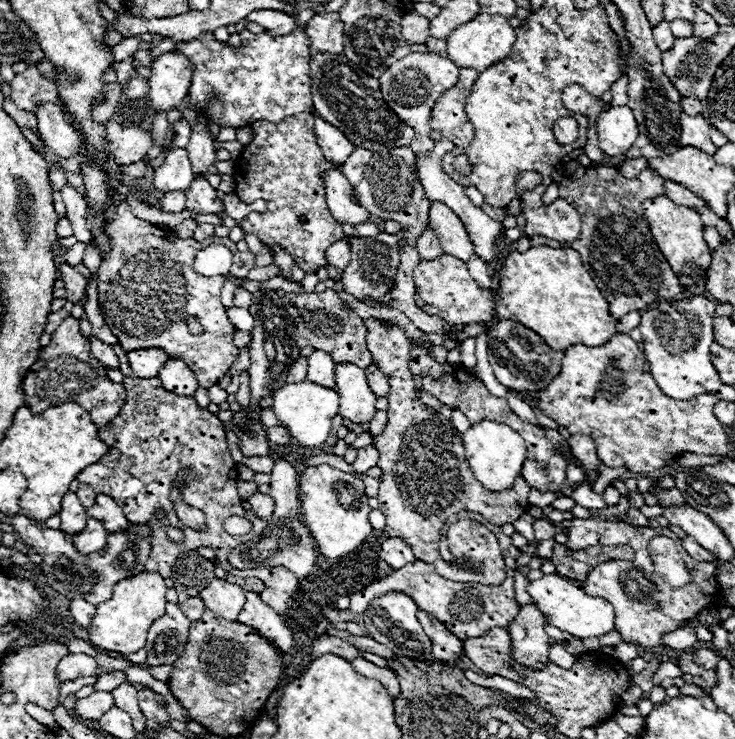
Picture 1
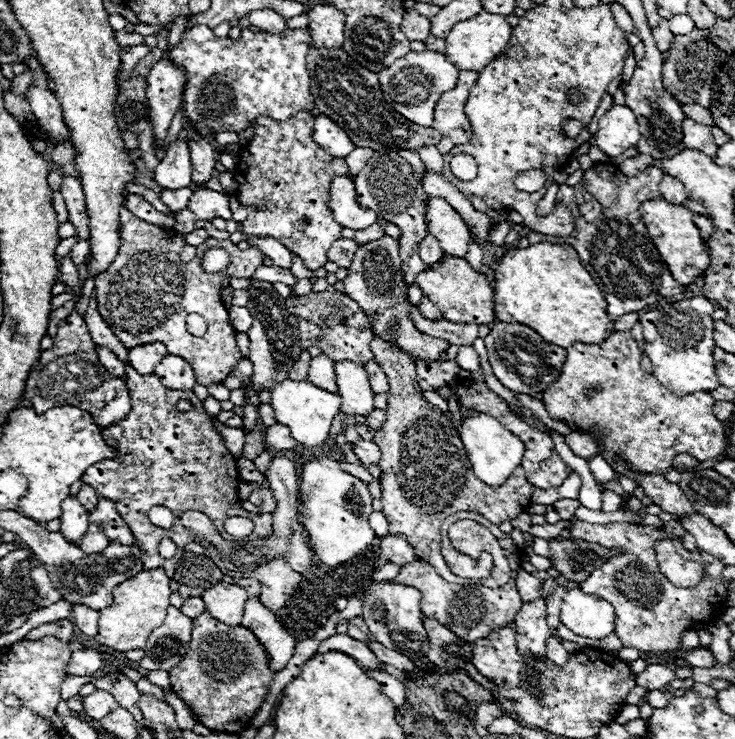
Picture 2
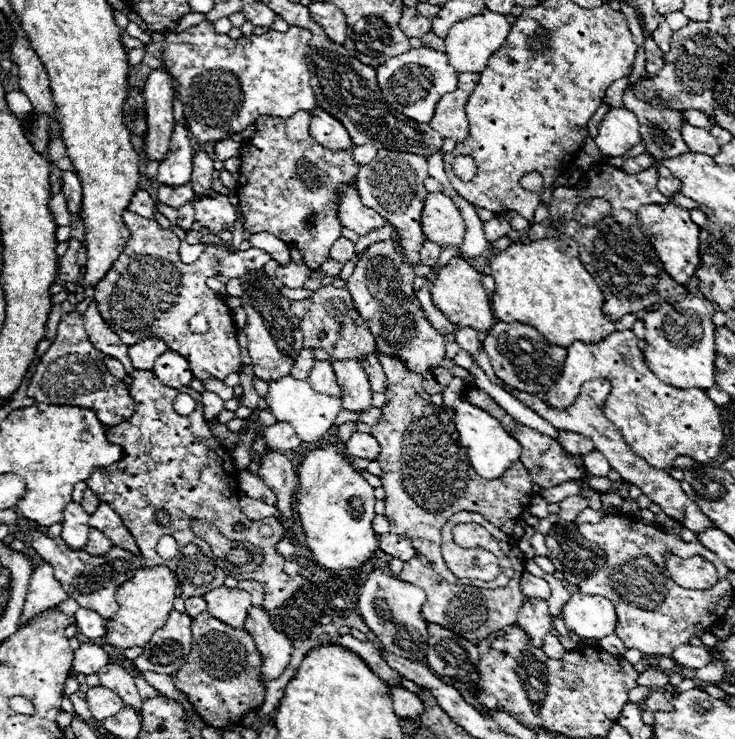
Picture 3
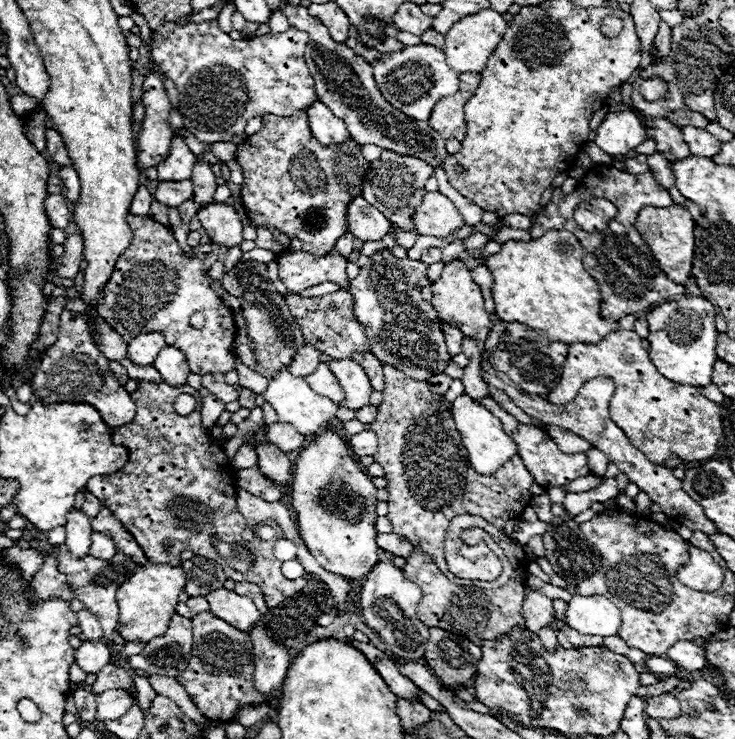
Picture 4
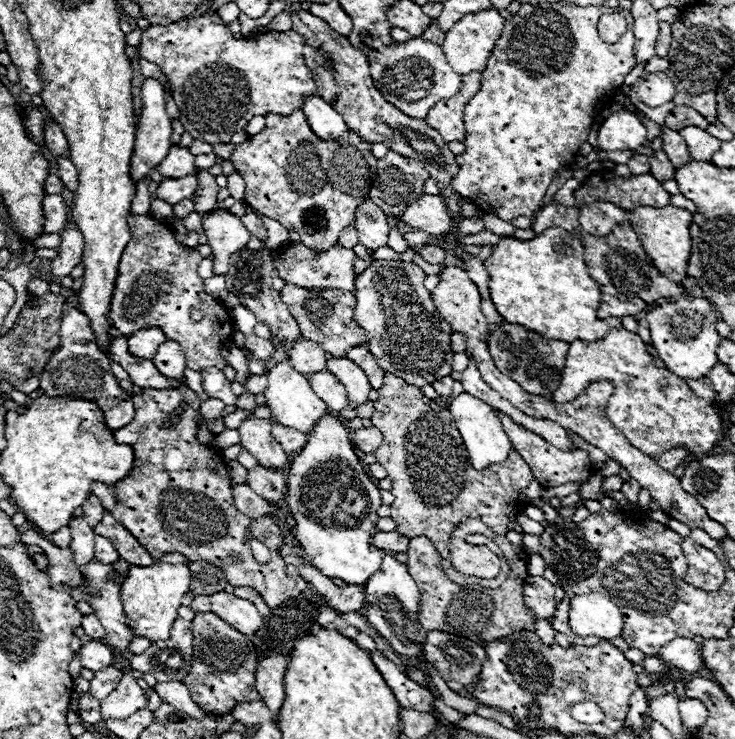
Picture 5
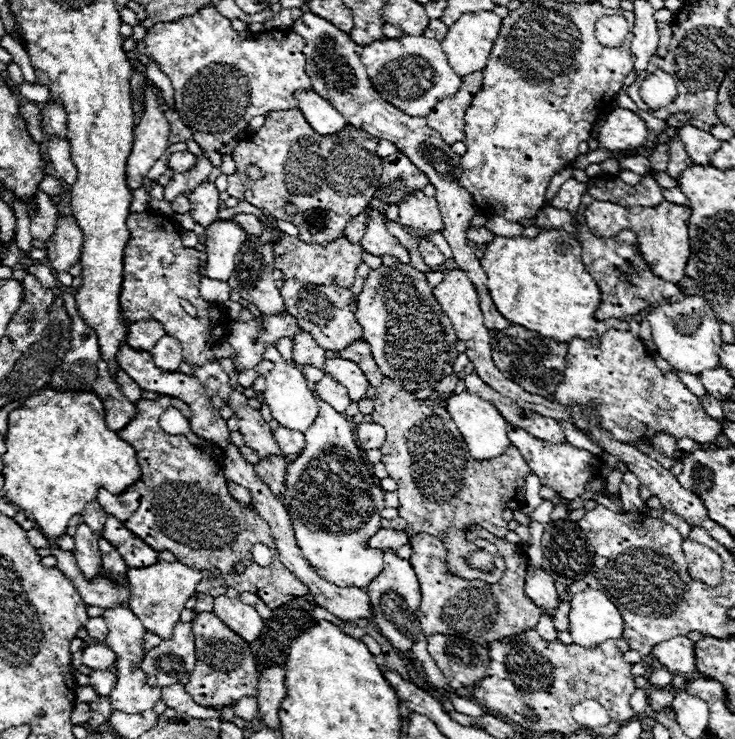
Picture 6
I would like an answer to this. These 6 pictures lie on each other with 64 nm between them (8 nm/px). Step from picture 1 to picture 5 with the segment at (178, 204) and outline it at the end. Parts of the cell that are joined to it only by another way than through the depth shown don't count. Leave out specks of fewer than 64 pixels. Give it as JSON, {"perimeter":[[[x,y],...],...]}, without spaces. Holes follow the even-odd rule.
{"perimeter":[[[196,174],[184,176],[182,180],[164,180],[164,182],[160,182],[160,186],[156,190],[156,198],[174,206],[174,204],[178,204],[178,200],[190,198],[194,194],[196,186],[198,186]]]}

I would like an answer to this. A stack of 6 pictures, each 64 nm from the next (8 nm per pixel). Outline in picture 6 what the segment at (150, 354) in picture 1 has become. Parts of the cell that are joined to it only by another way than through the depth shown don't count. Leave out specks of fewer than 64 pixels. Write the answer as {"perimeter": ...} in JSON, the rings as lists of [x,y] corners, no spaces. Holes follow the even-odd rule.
{"perimeter":[[[146,320],[142,324],[134,324],[128,332],[126,344],[134,350],[142,350],[142,352],[152,352],[154,344],[164,336],[164,328],[160,322],[156,320]]]}

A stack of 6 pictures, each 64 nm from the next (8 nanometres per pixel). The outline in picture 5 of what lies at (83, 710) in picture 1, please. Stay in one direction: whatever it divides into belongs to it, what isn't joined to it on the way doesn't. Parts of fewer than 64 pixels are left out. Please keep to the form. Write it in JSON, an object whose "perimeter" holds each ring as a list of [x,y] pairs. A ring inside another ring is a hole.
{"perimeter":[[[124,672],[118,688],[110,692],[106,698],[102,698],[100,714],[104,720],[126,718],[134,714],[136,710],[144,708],[144,704],[146,704],[146,698],[144,698],[142,688],[138,688],[136,678],[132,676],[132,672]]]}

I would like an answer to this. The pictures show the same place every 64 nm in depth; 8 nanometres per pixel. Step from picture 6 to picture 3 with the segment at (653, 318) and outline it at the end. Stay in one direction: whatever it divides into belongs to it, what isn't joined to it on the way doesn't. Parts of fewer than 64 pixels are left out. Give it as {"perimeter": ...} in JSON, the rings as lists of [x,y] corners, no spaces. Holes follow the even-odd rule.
{"perimeter":[[[702,296],[684,298],[674,304],[662,304],[660,308],[646,312],[642,316],[644,328],[646,328],[646,360],[650,364],[650,370],[664,382],[674,388],[690,390],[690,388],[702,388],[708,390],[716,386],[714,382],[714,360],[716,360],[716,348],[714,348],[714,332],[716,326],[712,322],[714,306]]]}

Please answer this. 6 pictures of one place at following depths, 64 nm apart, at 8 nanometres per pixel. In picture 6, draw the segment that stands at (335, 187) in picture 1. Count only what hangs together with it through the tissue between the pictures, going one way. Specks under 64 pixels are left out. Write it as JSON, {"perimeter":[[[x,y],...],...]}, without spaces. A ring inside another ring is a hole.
{"perimeter":[[[368,206],[364,212],[370,216],[370,220],[366,220],[366,232],[360,240],[362,248],[374,256],[394,254],[394,256],[398,256],[398,260],[402,264],[410,264],[408,250],[404,246],[400,246],[400,242],[386,230],[384,216],[372,206]]]}

